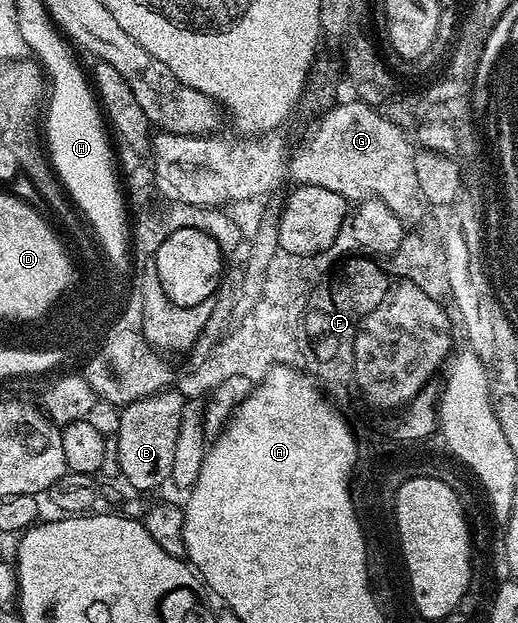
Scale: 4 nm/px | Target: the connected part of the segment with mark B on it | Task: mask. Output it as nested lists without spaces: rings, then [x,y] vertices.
[[[166,390],[131,402],[120,409],[121,421],[117,424],[117,464],[131,487],[149,492],[169,480],[171,465],[175,459],[175,442],[179,439],[186,407],[187,401],[177,390]]]

